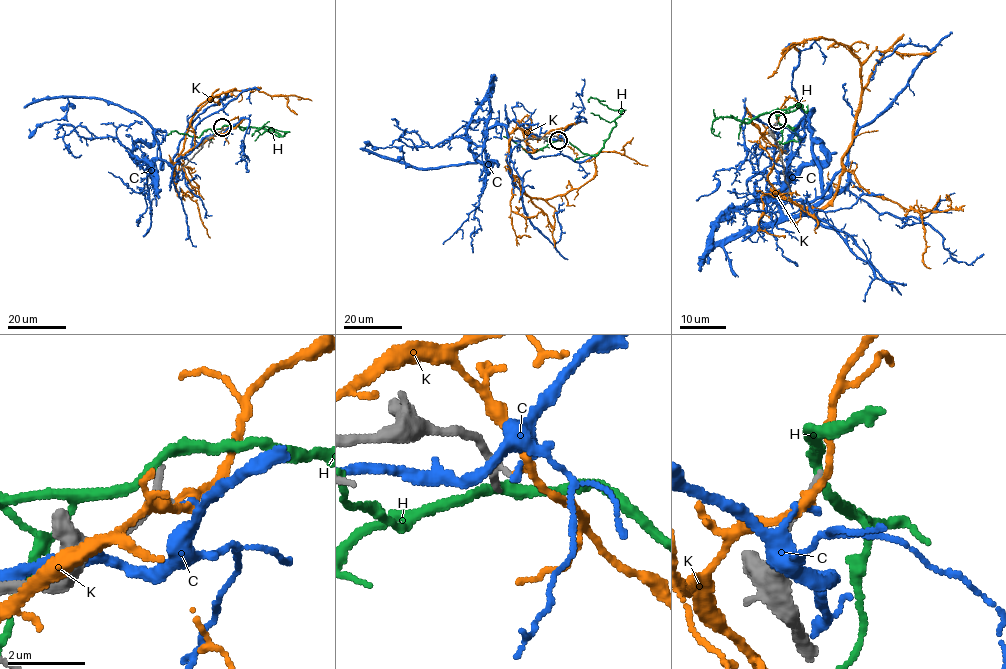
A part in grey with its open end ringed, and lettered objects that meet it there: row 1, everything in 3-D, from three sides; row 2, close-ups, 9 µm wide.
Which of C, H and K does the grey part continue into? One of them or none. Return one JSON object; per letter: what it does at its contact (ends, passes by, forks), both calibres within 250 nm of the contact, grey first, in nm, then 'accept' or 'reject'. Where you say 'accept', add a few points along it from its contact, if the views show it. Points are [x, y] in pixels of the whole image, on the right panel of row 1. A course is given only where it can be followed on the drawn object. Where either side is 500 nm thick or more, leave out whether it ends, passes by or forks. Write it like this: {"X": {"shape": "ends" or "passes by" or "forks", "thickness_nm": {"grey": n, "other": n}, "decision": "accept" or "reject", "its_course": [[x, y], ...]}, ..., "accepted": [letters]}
{"C": {"shape": "ends", "thickness_nm": {"grey": 240, "other": 150}, "decision": "reject"}, "H": {"shape": "passes by", "thickness_nm": {"grey": 240, "other": 260}, "decision": "reject"}, "K": {"shape": "passes by", "thickness_nm": {"grey": 260, "other": 160}, "decision": "reject"}, "accepted": []}

